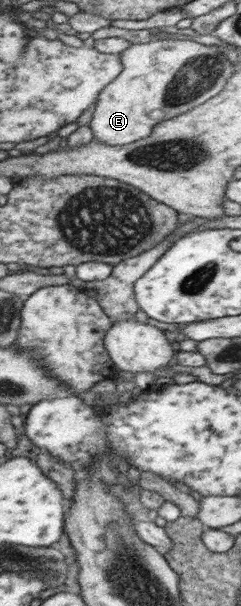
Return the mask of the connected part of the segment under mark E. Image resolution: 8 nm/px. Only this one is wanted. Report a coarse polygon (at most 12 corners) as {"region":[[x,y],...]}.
{"region":[[155,39],[119,53],[121,72],[87,123],[114,146],[145,139],[178,114],[166,84],[214,46]]}

